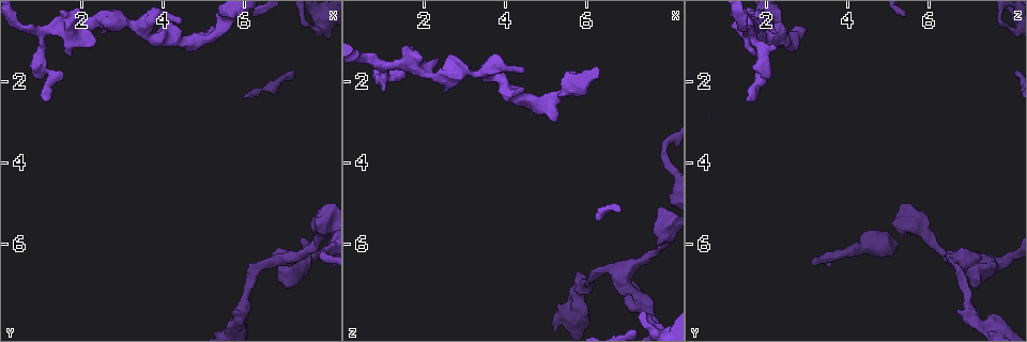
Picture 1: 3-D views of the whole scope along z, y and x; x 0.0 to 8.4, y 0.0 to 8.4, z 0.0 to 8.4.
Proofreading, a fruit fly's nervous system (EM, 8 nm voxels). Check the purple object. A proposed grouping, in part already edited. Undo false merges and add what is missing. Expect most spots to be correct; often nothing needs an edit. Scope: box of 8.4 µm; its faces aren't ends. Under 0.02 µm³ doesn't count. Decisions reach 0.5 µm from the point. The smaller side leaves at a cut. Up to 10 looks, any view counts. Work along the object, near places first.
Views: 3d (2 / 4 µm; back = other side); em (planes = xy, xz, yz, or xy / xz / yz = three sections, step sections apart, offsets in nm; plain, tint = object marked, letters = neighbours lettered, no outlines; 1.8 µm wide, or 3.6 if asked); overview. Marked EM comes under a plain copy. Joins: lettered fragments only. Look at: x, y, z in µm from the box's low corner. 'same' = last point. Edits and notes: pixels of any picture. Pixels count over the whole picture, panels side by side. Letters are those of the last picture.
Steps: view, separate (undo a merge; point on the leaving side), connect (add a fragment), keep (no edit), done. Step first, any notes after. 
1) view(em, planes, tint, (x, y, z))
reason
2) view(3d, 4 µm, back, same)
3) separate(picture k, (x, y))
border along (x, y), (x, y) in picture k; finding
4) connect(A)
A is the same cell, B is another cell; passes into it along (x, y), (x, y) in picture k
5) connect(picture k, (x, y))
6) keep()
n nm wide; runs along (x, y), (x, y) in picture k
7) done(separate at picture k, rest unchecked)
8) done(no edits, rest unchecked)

view(3d, 2 µm, (6.95, 6.35, 6.60))

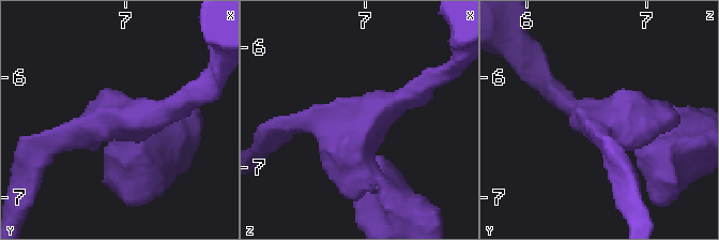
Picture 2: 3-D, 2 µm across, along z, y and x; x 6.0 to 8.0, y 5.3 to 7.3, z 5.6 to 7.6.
view(em, yz, step 4, tint, (6.98, 6.38, 6.64))
shape alone is not enough

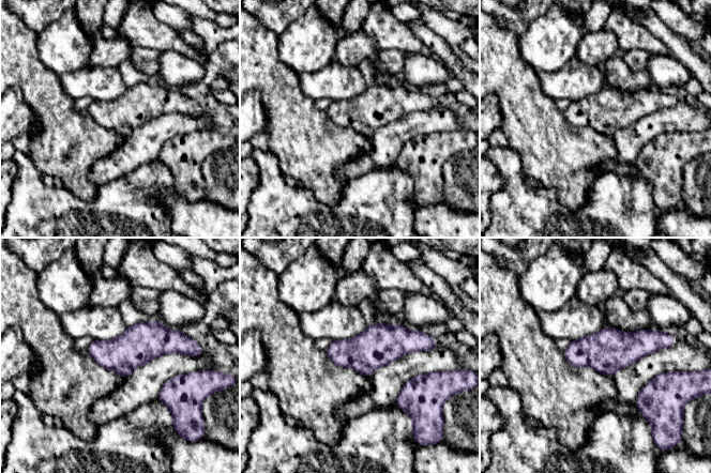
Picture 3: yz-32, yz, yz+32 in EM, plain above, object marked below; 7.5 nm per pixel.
view(em, planes, letters, same)
cut it another way

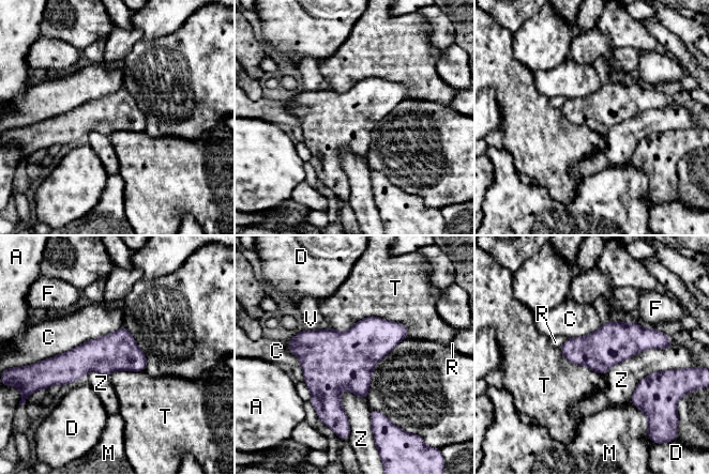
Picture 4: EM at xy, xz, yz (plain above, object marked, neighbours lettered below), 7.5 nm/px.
keep()
A, C, D, F, M, R, T, V and Z are other cells; border along (356, 321), (393, 320), (408, 335) in picture 4; all the same cell

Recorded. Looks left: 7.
view(em, 3.6 µm, planes, letters, (2.10, 0.50, 1.80))
side arm on a straight run

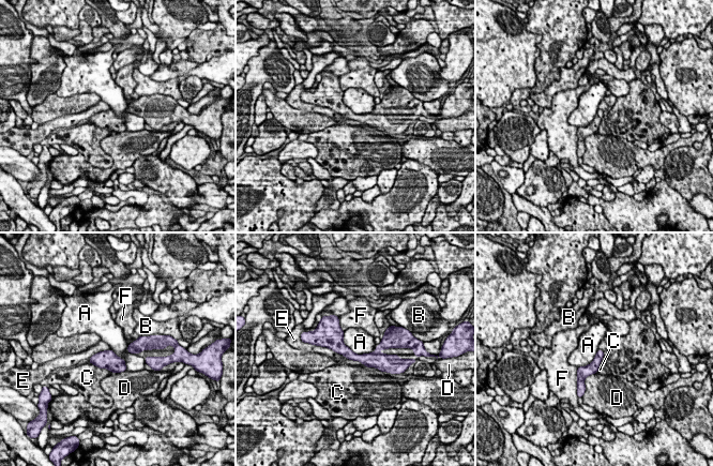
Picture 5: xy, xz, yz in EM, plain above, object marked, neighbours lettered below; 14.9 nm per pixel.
keep()
A, B, C, D, E and F are other cells; runs along (336, 329), (351, 356), (382, 366) in picture 5; one cell here

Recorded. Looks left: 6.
view(em, planes, letters, (1.15, 2.50, 1.45))
branch stops here

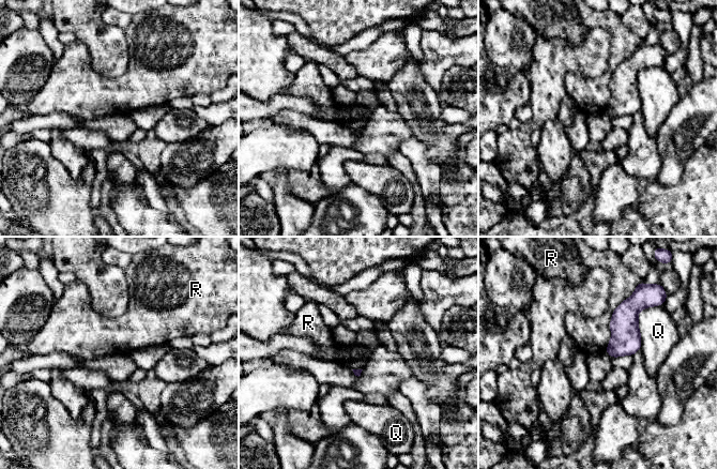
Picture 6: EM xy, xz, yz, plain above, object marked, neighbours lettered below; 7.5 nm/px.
keep()
Q and R are other cells; border along (635, 291), (613, 312), (605, 350) in picture 6; none of them fits

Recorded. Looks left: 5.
view(em, planes, tint, (5.25, 0.85, 2.45))
branch point

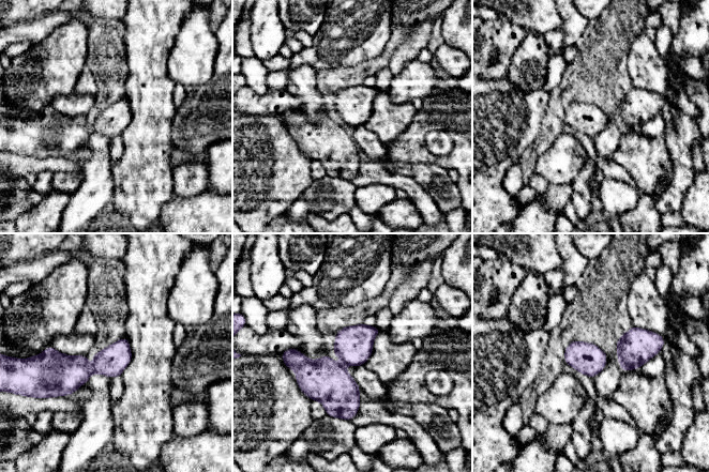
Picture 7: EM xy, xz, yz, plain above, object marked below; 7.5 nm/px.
view(em, planes, letters, same)

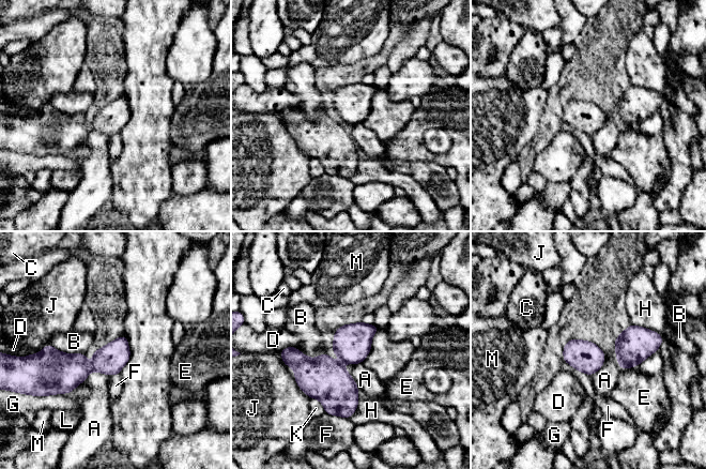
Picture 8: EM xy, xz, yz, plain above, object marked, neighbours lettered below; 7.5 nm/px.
keep()
A, B, C, D, E, F, G, H, J, K, L and M are other cells; border along (111, 376), (91, 371), (86, 380) in picture 8; one cell here

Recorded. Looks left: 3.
done(no edits, rest unchecked)

